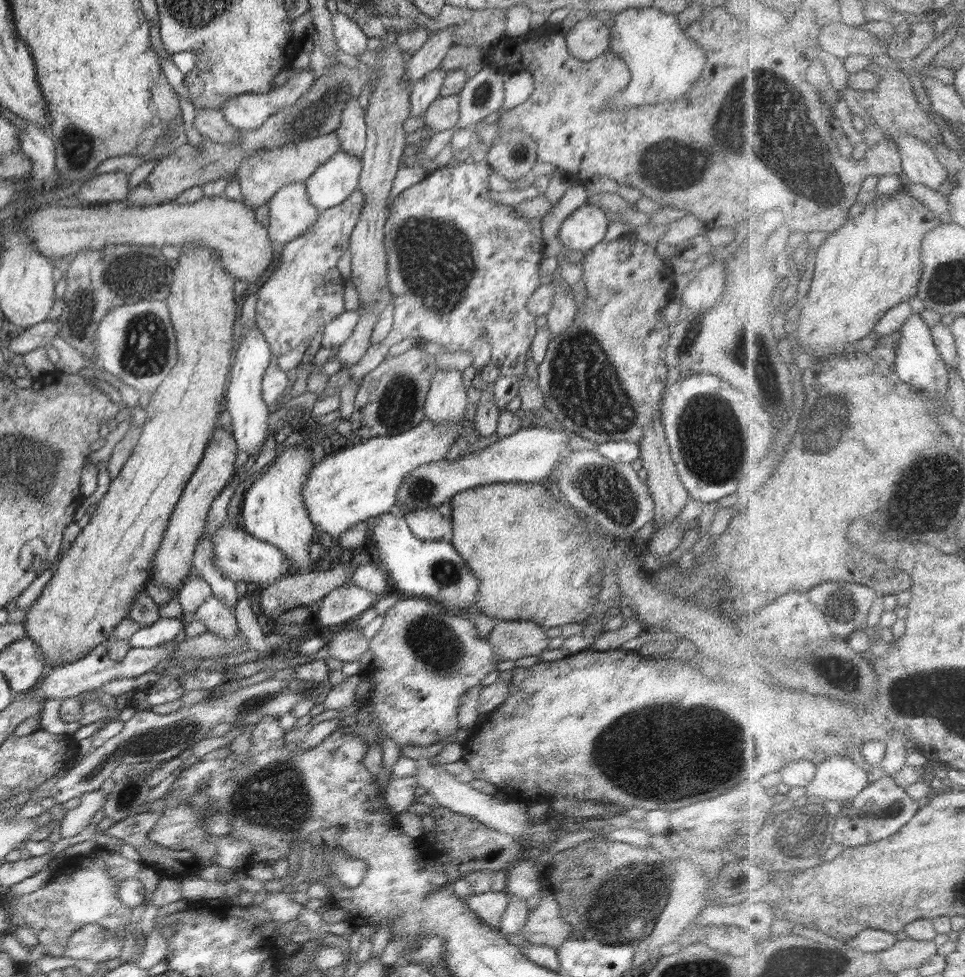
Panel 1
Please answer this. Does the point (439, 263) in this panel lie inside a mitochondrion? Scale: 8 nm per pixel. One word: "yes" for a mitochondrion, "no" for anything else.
yes

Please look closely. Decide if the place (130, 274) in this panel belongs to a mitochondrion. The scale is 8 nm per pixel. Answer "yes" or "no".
yes

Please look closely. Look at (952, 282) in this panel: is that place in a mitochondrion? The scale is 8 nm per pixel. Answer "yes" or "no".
yes

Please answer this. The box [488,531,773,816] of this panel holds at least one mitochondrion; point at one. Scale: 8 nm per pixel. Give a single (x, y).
(617, 749)

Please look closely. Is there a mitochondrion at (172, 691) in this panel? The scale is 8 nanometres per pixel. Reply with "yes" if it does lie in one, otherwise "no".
no

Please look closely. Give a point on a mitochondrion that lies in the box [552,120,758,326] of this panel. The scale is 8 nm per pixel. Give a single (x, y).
(664, 159)

